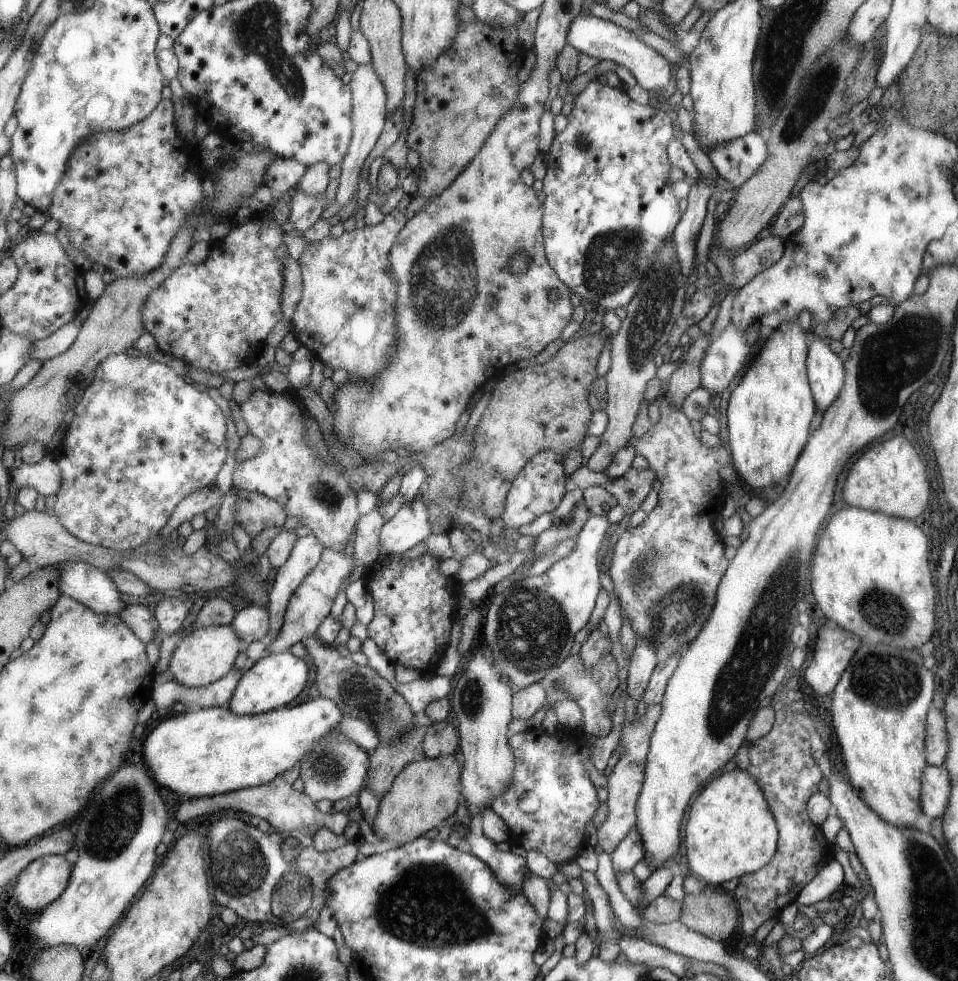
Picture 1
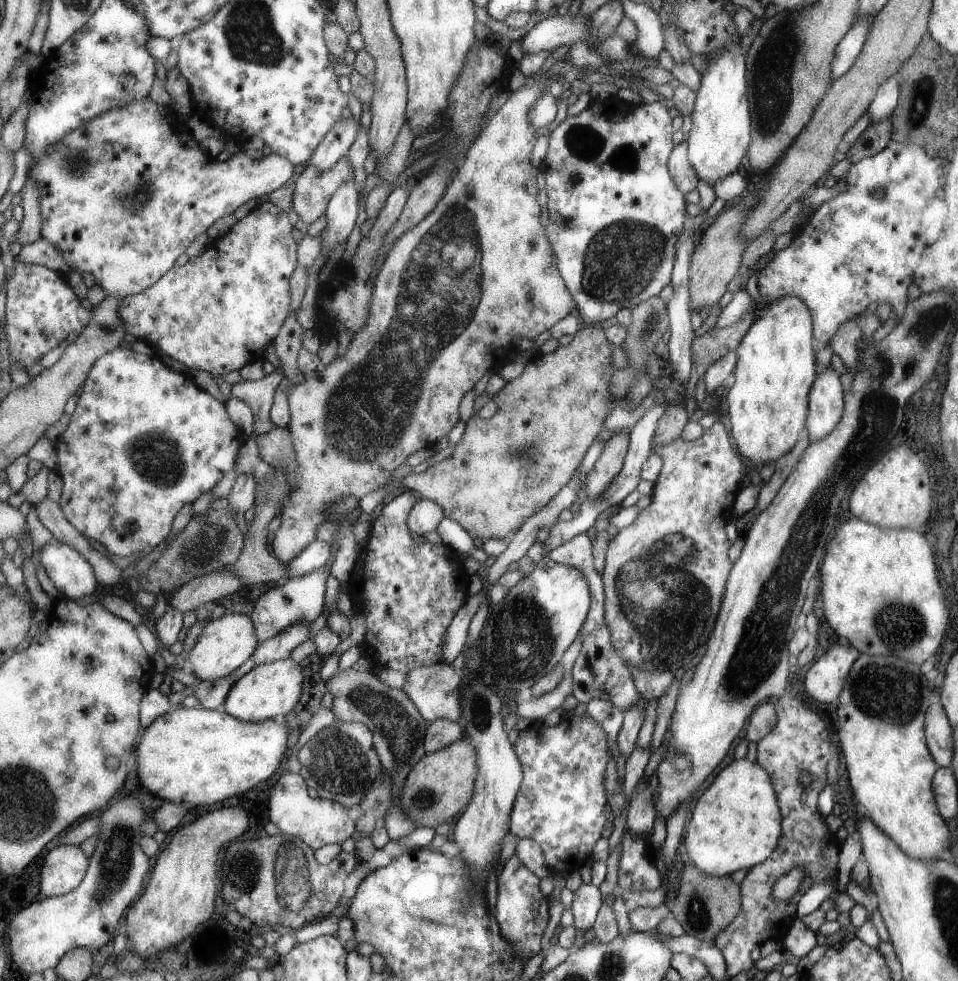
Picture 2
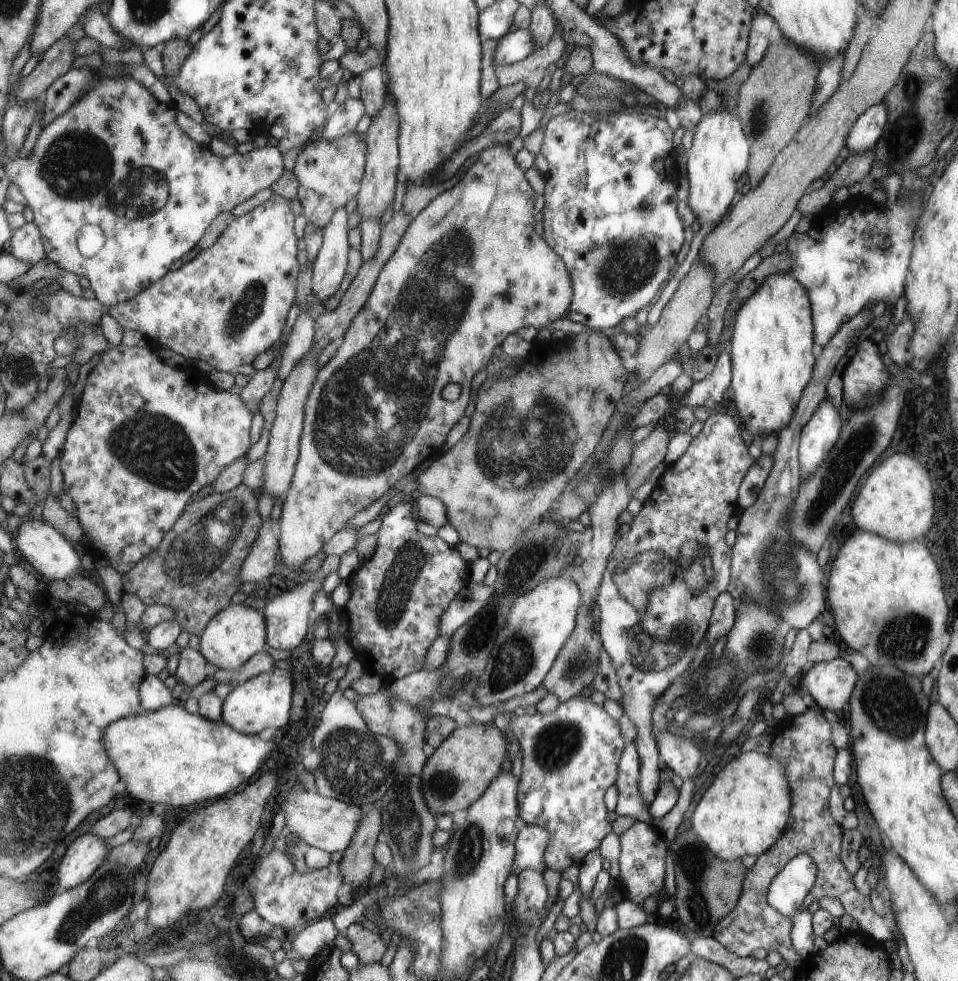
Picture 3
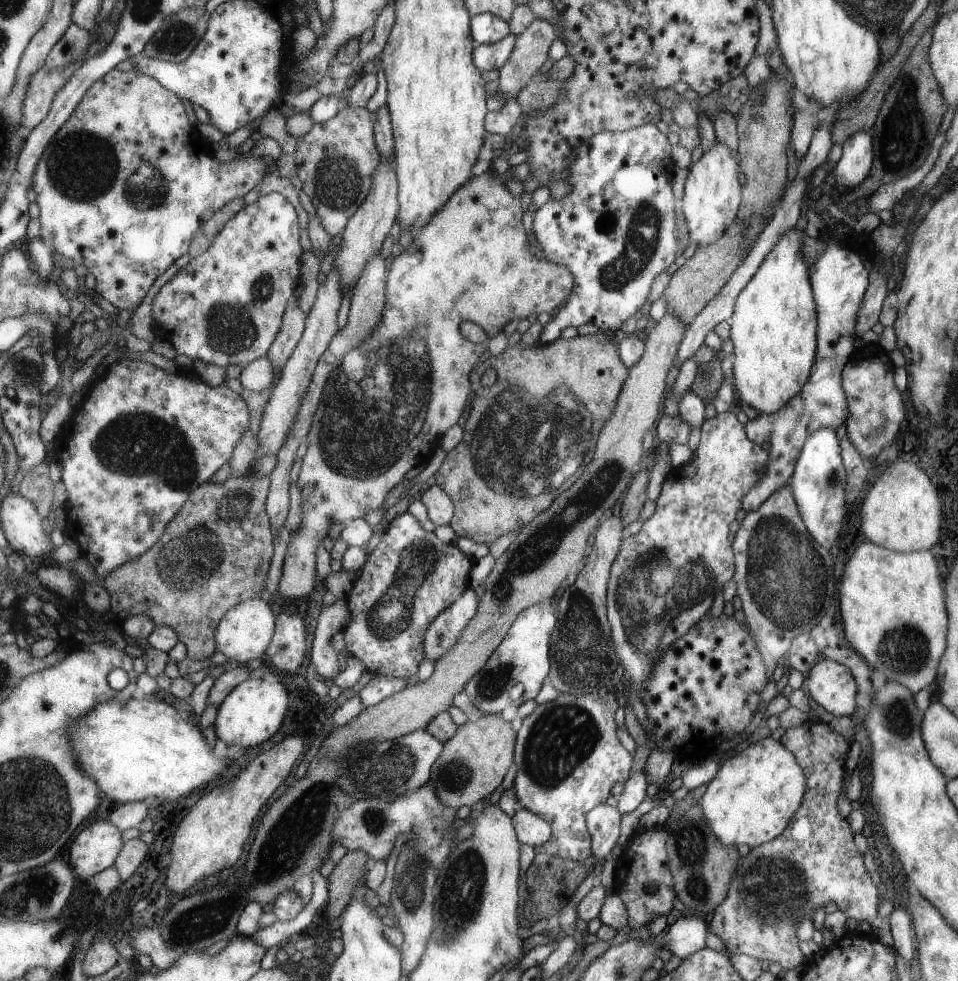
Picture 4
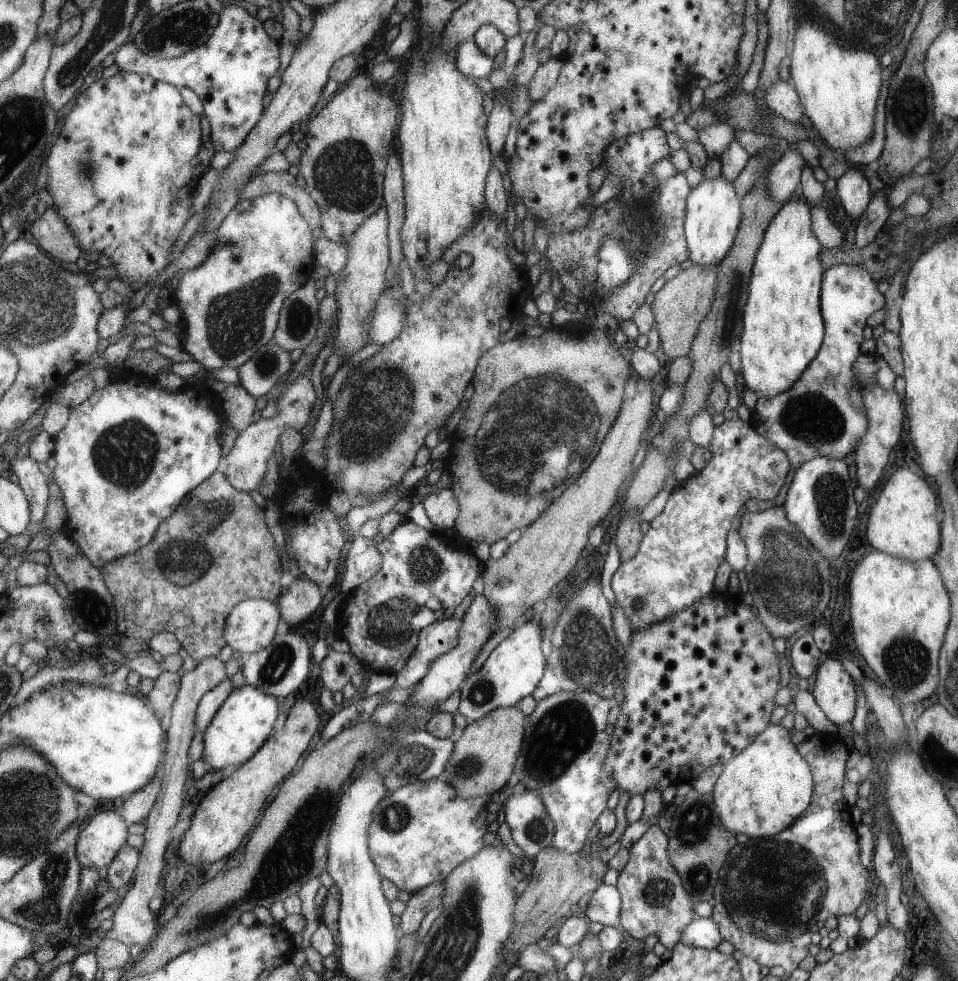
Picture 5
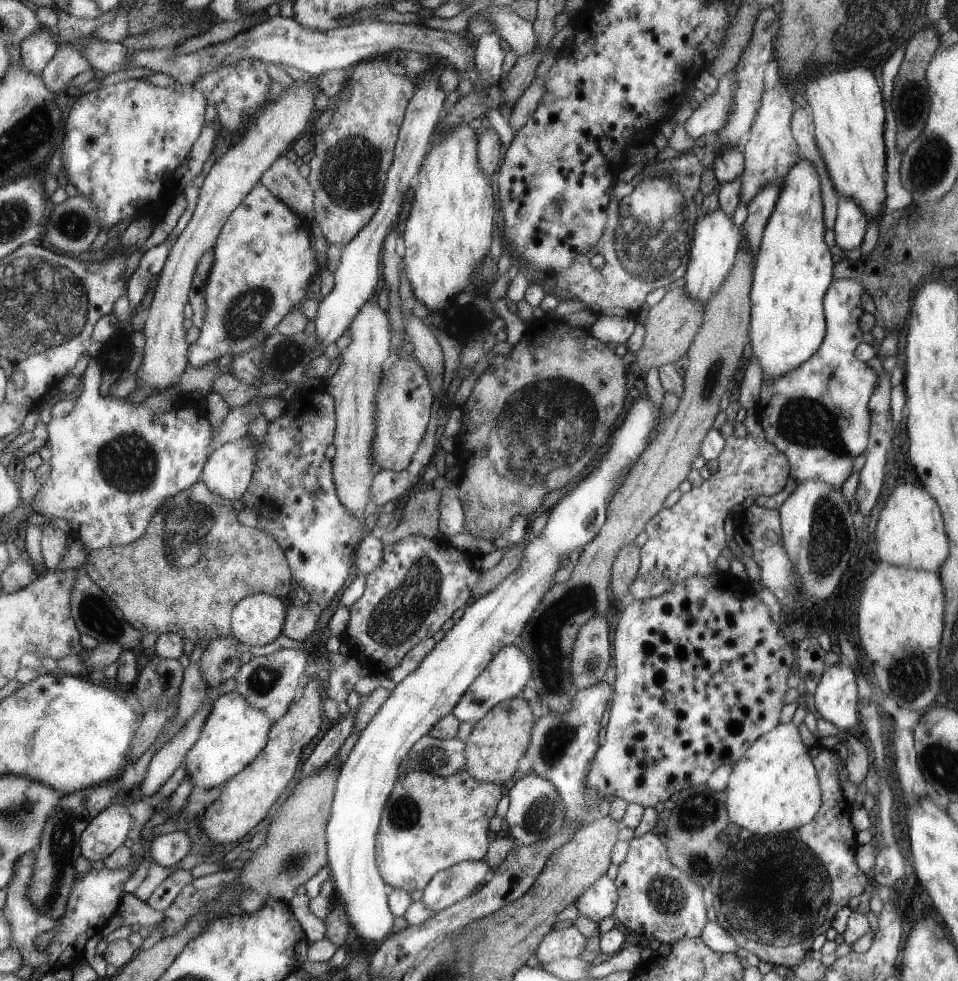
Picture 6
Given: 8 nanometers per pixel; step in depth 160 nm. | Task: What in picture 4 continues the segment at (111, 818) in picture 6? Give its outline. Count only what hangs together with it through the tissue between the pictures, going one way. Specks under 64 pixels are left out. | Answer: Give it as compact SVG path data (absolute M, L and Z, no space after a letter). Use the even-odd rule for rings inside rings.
M108 819L85 827L70 846L69 860L77 878L90 883L92 876L114 866L124 843L122 830Z

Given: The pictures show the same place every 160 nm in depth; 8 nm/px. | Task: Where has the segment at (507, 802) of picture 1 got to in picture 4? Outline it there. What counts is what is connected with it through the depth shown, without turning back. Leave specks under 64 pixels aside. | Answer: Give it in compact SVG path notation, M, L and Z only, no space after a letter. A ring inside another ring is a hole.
M607 692L604 696L597 693L582 695L559 693L554 700L536 704L532 712L519 721L514 754L517 770L512 787L517 806L525 807L550 824L550 837L540 848L547 854L586 864L592 852L585 813L605 803L609 790L615 782L620 782L623 786L628 779L631 754L625 752L615 738L617 728L613 722L615 708L617 704L614 692Z

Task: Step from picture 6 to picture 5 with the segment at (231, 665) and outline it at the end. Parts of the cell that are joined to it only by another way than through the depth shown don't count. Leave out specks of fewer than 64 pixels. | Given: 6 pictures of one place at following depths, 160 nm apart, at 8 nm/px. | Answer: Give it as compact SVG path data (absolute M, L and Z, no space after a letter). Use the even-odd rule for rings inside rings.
M218 656L204 658L197 663L196 667L186 671L182 676L180 691L172 708L171 725L166 732L168 746L163 758L162 789L148 816L147 829L144 834L145 843L140 850L140 863L134 869L135 877L130 891L113 914L115 926L108 931L96 928L91 932L92 936L99 937L101 940L117 939L129 946L140 944L144 949L155 940L161 928L161 916L149 910L149 902L151 902L151 898L160 894L157 887L160 885L159 880L161 880L165 858L167 858L167 846L171 844L171 830L177 826L177 820L183 810L183 792L186 792L192 780L190 768L193 762L189 760L189 746L191 746L196 732L194 718L203 696L227 679L227 676L229 674L225 670L225 662Z

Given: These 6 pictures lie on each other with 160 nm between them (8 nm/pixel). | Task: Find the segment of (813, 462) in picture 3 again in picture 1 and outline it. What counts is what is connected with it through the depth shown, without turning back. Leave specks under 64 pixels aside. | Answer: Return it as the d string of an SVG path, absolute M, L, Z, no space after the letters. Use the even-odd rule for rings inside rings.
M819 338L811 342L806 363L815 406L823 414L844 385L843 363Z

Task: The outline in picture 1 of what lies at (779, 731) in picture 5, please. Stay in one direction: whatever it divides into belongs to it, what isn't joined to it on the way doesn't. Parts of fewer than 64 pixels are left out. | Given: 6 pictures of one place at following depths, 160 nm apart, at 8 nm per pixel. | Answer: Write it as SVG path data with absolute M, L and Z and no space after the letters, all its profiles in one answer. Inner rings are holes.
M735 767L720 776L711 779L707 786L697 794L691 803L685 830L683 830L682 853L685 854L687 866L695 876L701 878L708 886L721 884L731 878L759 870L771 860L776 849L778 828L771 814L769 805L756 780L744 770Z

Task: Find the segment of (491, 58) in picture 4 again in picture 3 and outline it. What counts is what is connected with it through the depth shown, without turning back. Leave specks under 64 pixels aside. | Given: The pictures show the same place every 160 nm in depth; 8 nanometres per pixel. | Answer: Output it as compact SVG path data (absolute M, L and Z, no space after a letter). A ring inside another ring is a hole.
M517 29L497 40L493 50L493 65L514 64L529 56L535 50L535 42L528 29Z

